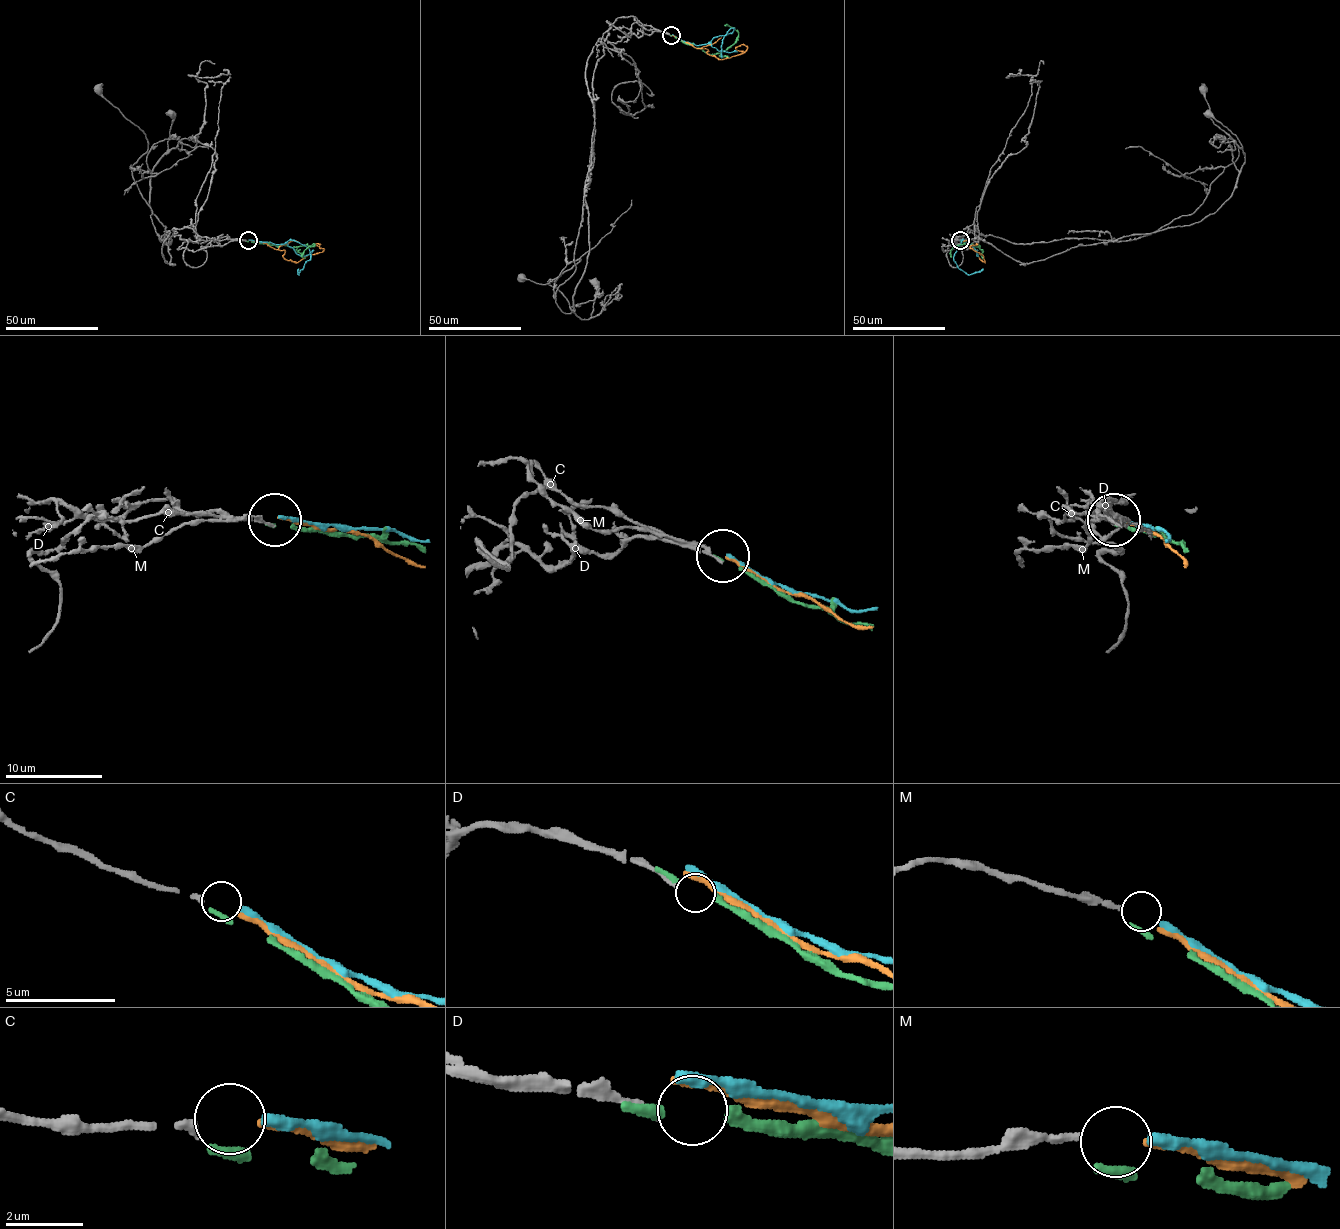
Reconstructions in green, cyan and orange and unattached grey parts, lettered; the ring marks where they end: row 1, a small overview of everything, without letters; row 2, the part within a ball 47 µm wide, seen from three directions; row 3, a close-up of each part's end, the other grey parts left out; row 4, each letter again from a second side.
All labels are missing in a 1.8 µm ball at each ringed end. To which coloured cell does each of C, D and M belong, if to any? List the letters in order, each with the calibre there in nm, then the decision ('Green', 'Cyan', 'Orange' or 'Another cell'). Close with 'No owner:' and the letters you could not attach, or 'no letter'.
C: Thickness 200 nm. Orange
D: Thickness 220 nm. Another cell
M: Thickness 190 nm. Cyan
No owner: D

